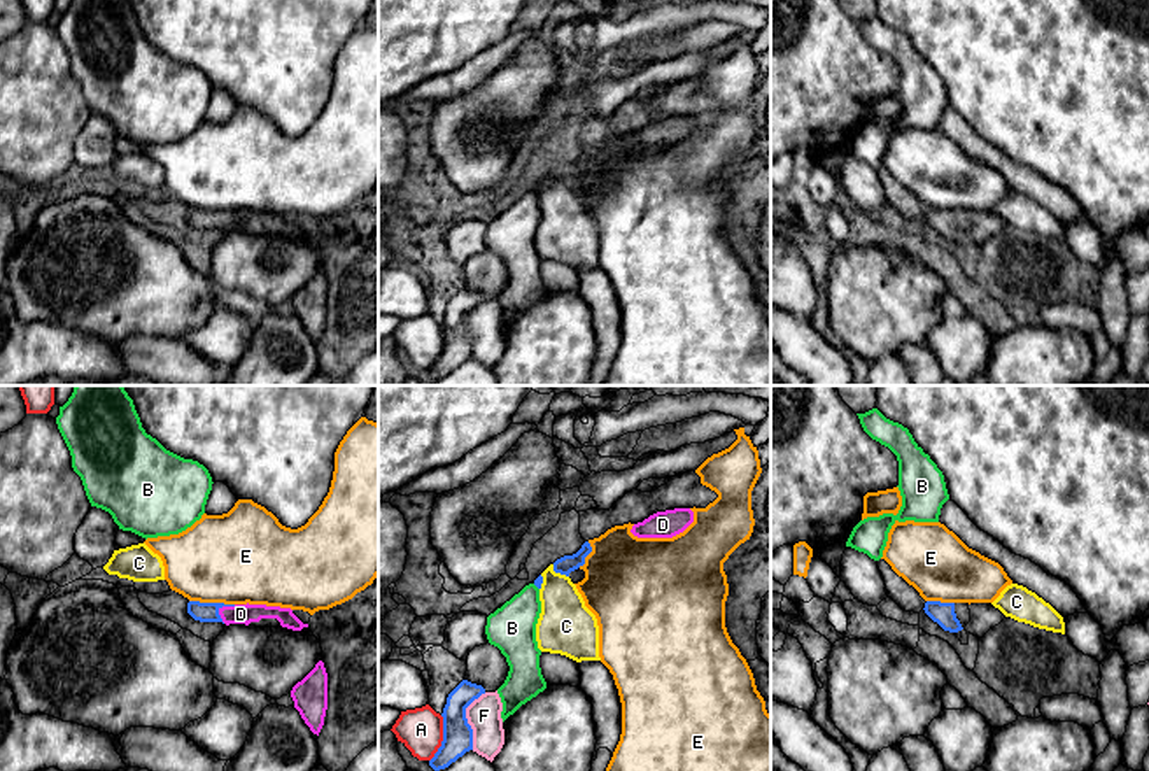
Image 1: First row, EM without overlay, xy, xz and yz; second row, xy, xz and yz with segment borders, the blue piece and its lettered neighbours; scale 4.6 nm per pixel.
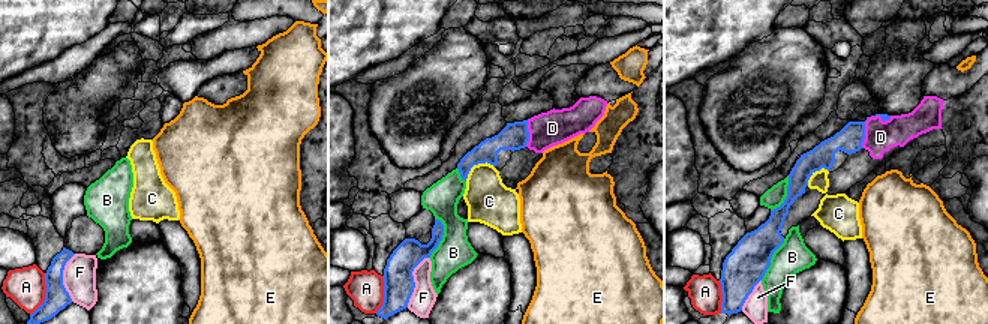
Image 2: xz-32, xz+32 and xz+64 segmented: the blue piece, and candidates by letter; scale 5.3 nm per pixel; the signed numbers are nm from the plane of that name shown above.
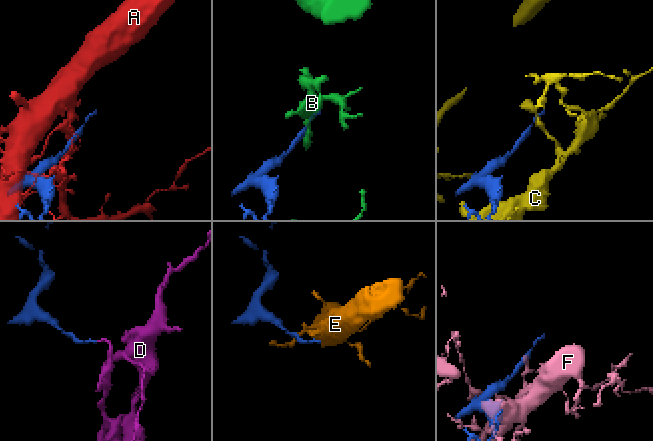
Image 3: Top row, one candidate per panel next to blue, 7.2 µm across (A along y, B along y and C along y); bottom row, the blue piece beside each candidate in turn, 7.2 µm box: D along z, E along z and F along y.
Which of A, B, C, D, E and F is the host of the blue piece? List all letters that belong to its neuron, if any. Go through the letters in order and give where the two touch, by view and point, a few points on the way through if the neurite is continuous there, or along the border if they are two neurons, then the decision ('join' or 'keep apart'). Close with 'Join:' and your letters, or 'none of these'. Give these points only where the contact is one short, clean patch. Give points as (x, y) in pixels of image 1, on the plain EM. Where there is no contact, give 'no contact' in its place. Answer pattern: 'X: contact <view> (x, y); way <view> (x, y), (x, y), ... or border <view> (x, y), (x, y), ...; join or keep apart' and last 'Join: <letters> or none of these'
A: contact xz (444, 346); keep apart
B: contact xz (536, 193); keep apart
C: contact xz (559, 179); border xz (552, 172), (556, 179), (568, 184); keep apart
D: contact xy (221, 214); way xy (205, 219), (221, 214), (228, 221), (240, 221); join
E: contact xy (212, 211); border xy (190, 207), (233, 212); keep apart
F: contact xz (466, 326); keep apart
Join: D

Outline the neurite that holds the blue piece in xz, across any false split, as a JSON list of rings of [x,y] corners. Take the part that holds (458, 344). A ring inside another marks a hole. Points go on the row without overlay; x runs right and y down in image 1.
[[[462,287],[447,305],[443,315],[443,349],[429,373],[434,378],[448,375],[466,359],[473,357],[473,336],[466,326],[466,315],[485,301],[482,293]]]

